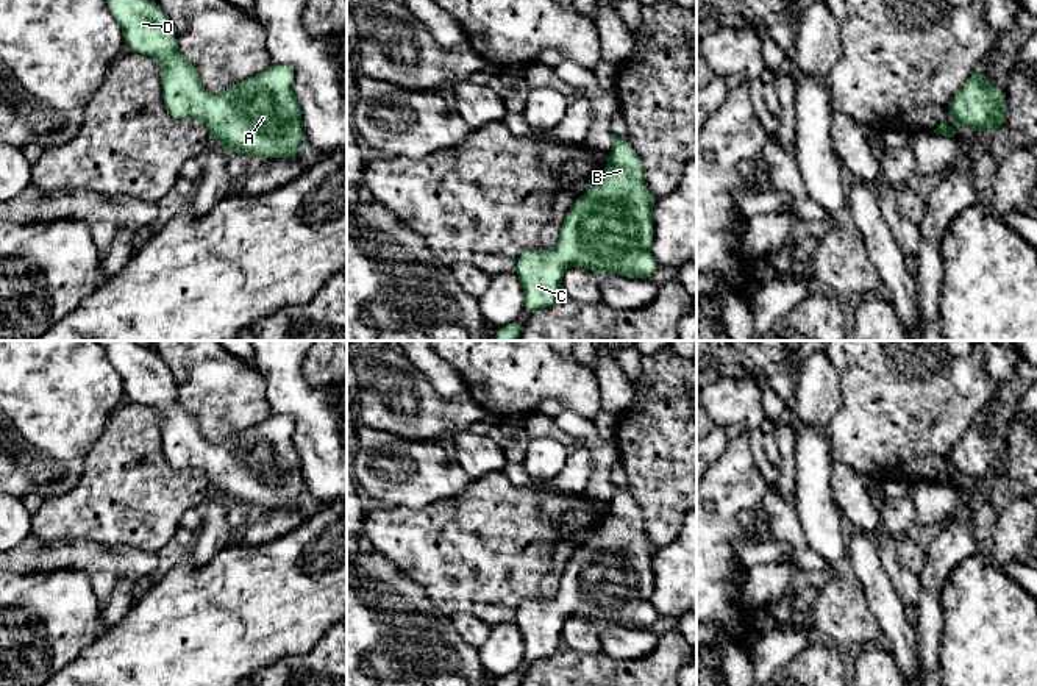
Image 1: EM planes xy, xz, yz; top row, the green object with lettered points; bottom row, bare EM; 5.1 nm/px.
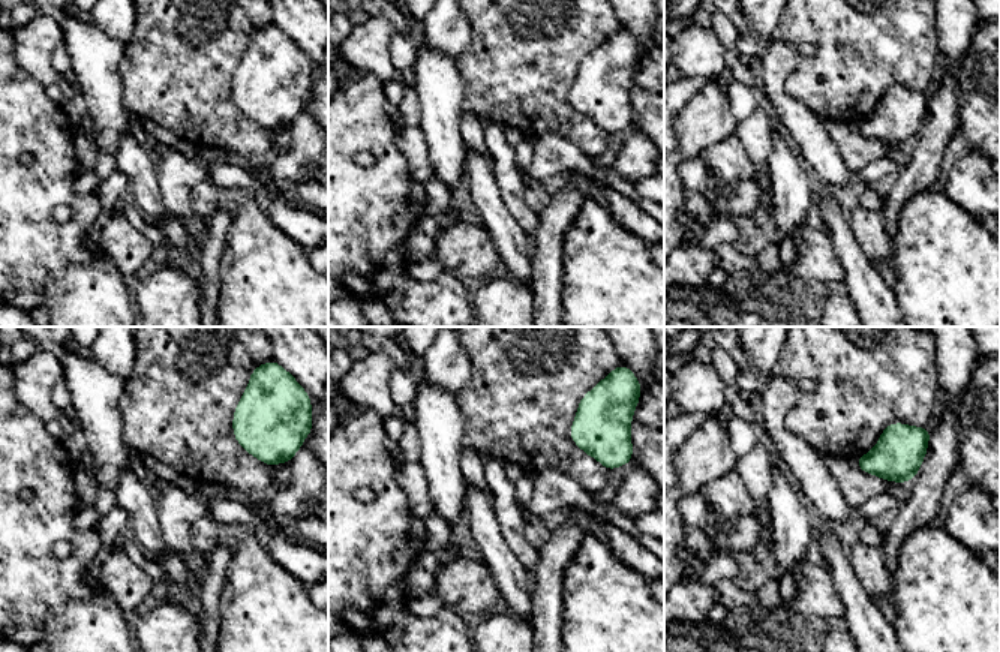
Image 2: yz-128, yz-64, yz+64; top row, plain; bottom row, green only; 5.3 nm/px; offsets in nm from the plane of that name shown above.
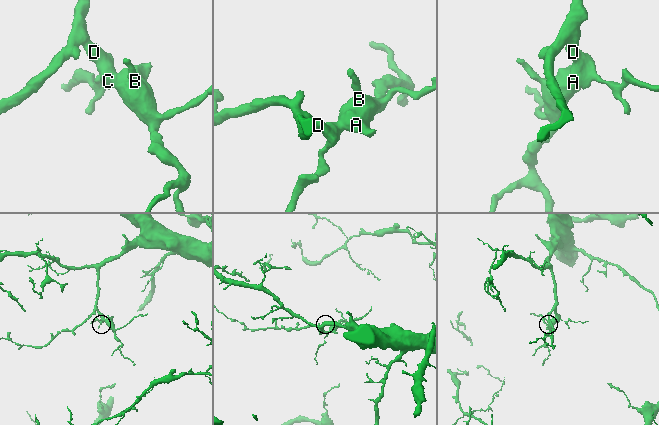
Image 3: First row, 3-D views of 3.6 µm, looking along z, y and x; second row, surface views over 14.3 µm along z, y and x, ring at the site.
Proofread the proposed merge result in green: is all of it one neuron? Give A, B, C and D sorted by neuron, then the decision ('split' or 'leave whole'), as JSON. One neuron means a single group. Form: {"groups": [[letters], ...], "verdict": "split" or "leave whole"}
{"groups": [["A", "B", "C", "D"]], "verdict": "leave whole"}

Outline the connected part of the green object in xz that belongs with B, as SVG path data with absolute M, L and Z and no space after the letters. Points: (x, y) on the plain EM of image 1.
M612 483L608 516L565 564L556 597L525 600L517 608L514 622L523 638L525 664L561 648L568 616L633 630L650 628L659 619L650 602L657 547L648 541L643 523L633 495Z

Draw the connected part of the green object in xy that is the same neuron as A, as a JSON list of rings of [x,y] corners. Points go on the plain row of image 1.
[[[98,341],[123,381],[125,395],[141,405],[153,406],[161,416],[162,452],[176,469],[203,469],[211,492],[228,503],[247,503],[265,509],[292,508],[305,489],[301,459],[294,442],[295,422],[286,414],[272,414],[264,422],[234,433],[223,444],[212,445],[200,433],[197,417],[176,398],[173,375],[166,361],[134,341]]]

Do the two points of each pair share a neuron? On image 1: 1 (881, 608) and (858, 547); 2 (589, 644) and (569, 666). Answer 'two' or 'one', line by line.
1: one
2: two

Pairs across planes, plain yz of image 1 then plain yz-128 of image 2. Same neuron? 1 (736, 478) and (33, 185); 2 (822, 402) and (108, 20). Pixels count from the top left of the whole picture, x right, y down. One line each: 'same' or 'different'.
1: same
2: same

